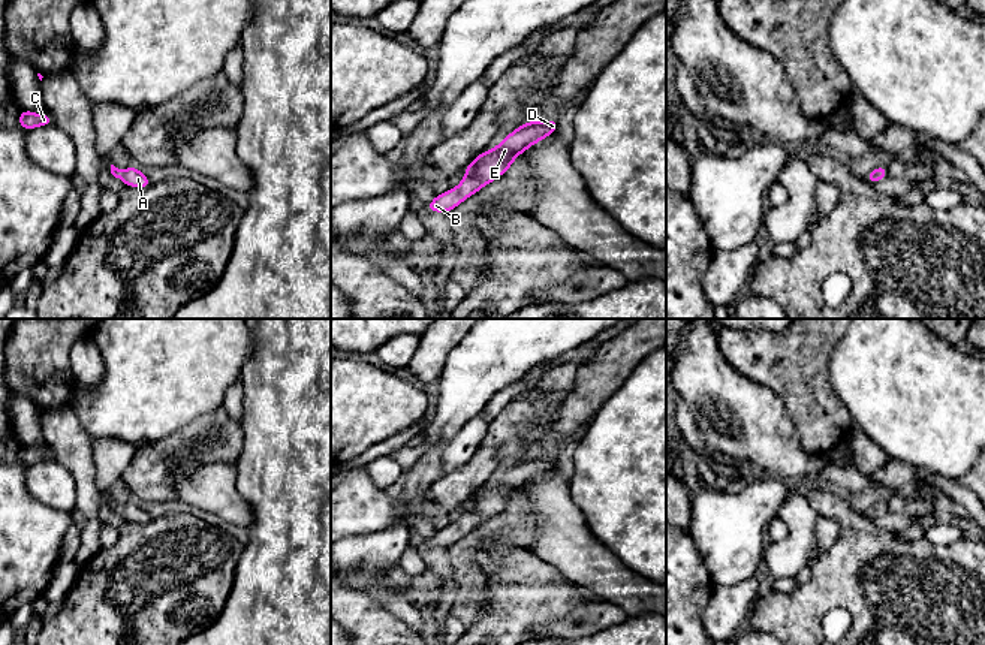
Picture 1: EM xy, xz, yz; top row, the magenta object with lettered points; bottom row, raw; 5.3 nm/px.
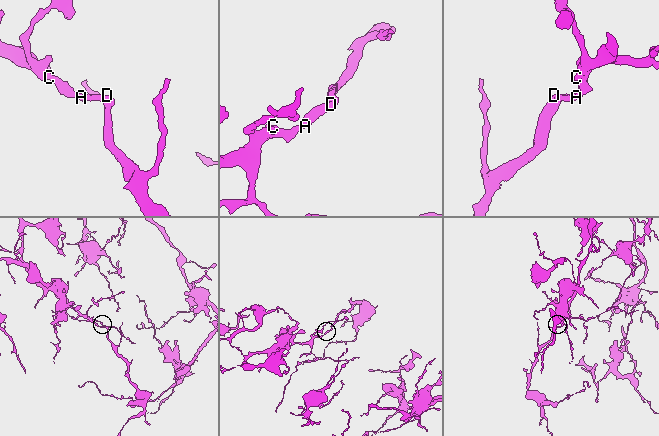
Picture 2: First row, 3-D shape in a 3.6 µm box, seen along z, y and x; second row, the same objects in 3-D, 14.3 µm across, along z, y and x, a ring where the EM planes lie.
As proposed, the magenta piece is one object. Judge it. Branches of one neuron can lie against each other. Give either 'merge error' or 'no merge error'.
no merge error

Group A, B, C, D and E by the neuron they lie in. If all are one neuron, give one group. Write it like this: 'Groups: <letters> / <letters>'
Groups: A B C D E

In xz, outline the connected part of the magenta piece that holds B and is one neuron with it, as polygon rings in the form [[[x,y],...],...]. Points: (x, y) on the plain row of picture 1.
[[[558,453],[546,456],[533,455],[518,461],[495,483],[484,485],[481,491],[476,491],[467,500],[464,513],[455,524],[436,530],[424,543],[430,548],[448,549],[484,521],[504,510],[519,489],[557,467],[558,461]]]

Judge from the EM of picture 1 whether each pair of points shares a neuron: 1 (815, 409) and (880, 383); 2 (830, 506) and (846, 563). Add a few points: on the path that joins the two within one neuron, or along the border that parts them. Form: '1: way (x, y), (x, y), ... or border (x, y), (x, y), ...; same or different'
1: border (828, 365), (830, 386), (852, 422); different
2: way (843, 520), (846, 523), (846, 549); same

